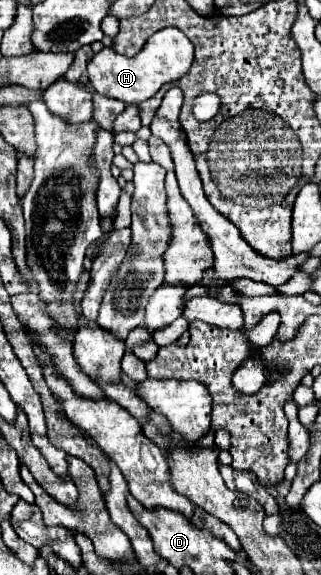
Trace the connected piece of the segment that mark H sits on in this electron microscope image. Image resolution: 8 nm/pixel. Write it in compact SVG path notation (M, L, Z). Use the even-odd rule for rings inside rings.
M166 27L158 33L154 33L146 41L142 51L138 51L134 57L118 55L110 47L104 47L102 51L98 51L92 57L92 61L88 63L88 79L96 93L124 101L128 105L142 103L142 101L150 99L162 85L172 83L172 81L180 79L182 75L186 75L192 61L194 61L194 47L192 47L190 39L180 29Z

